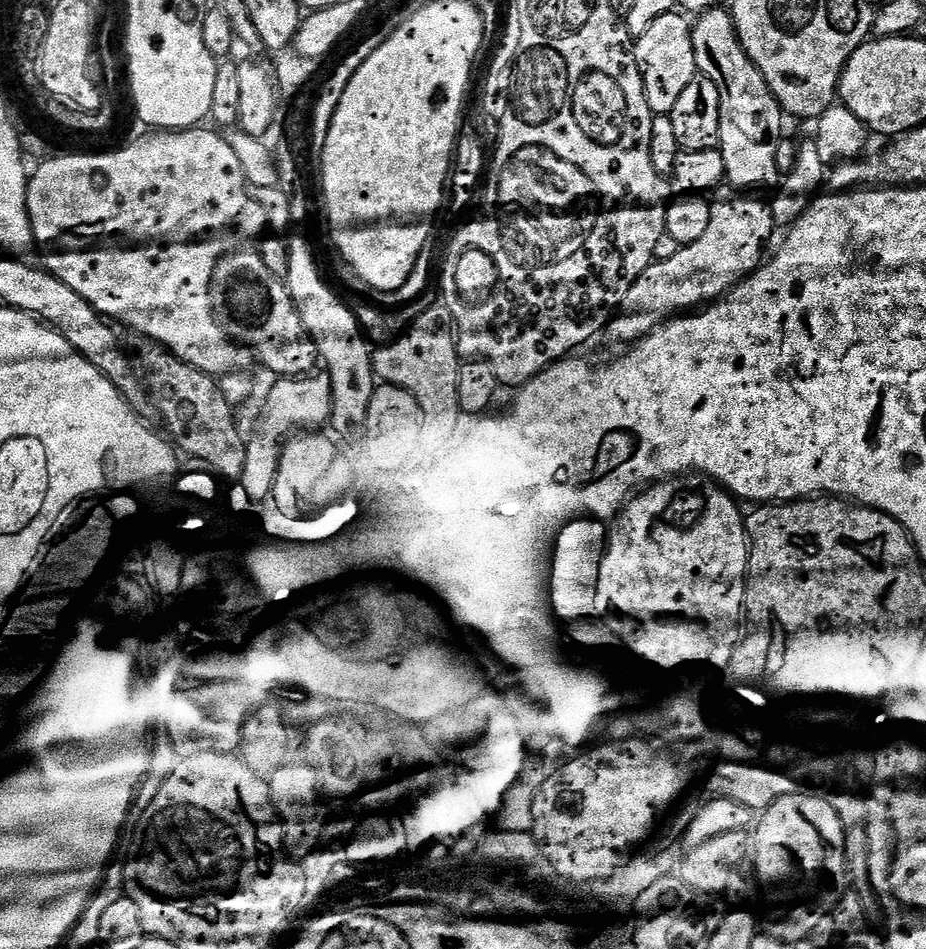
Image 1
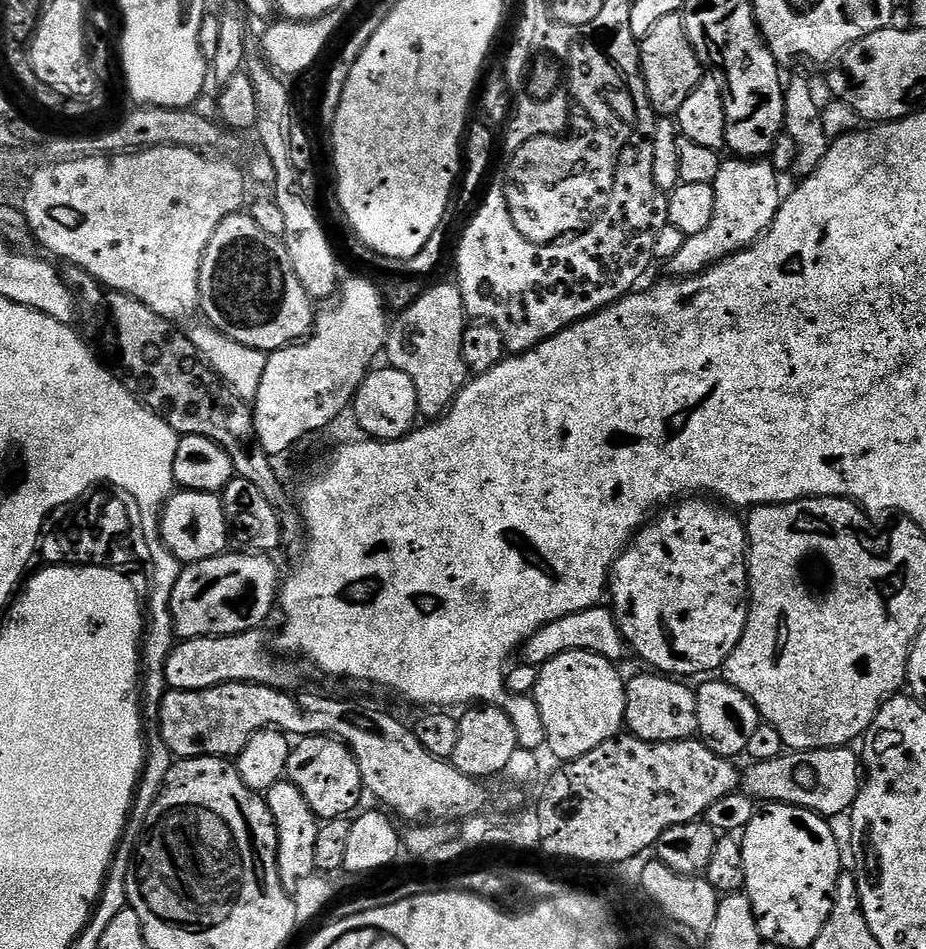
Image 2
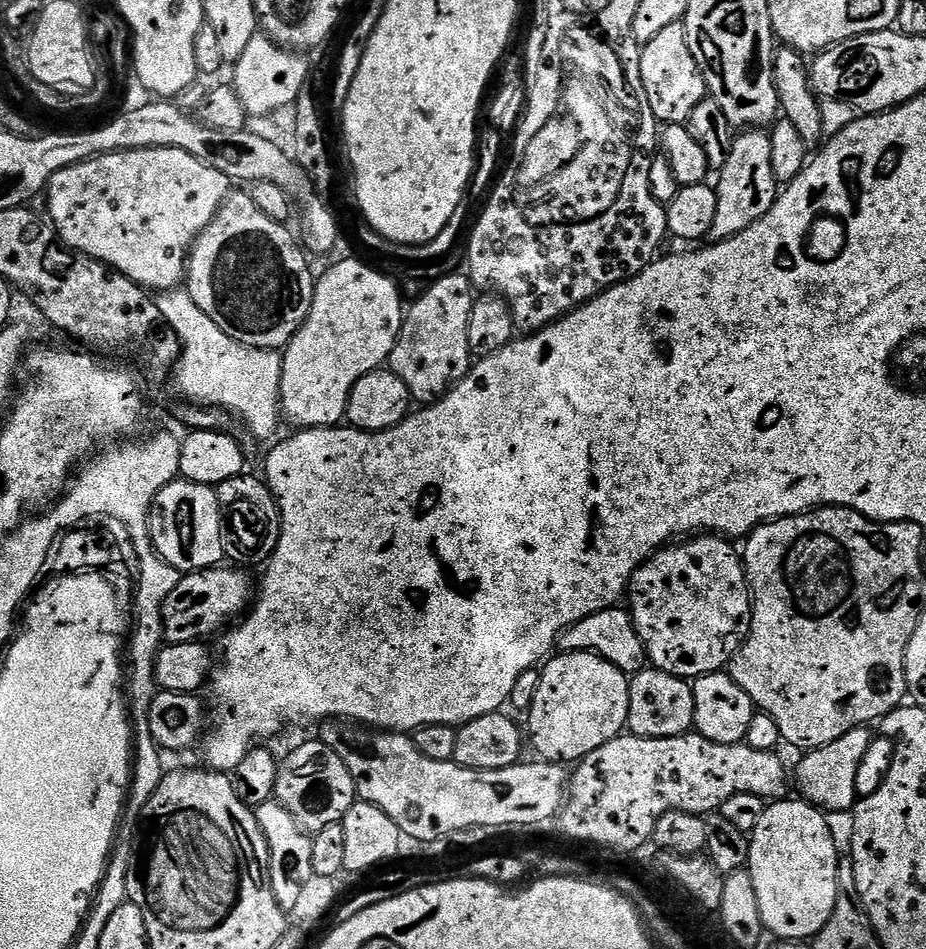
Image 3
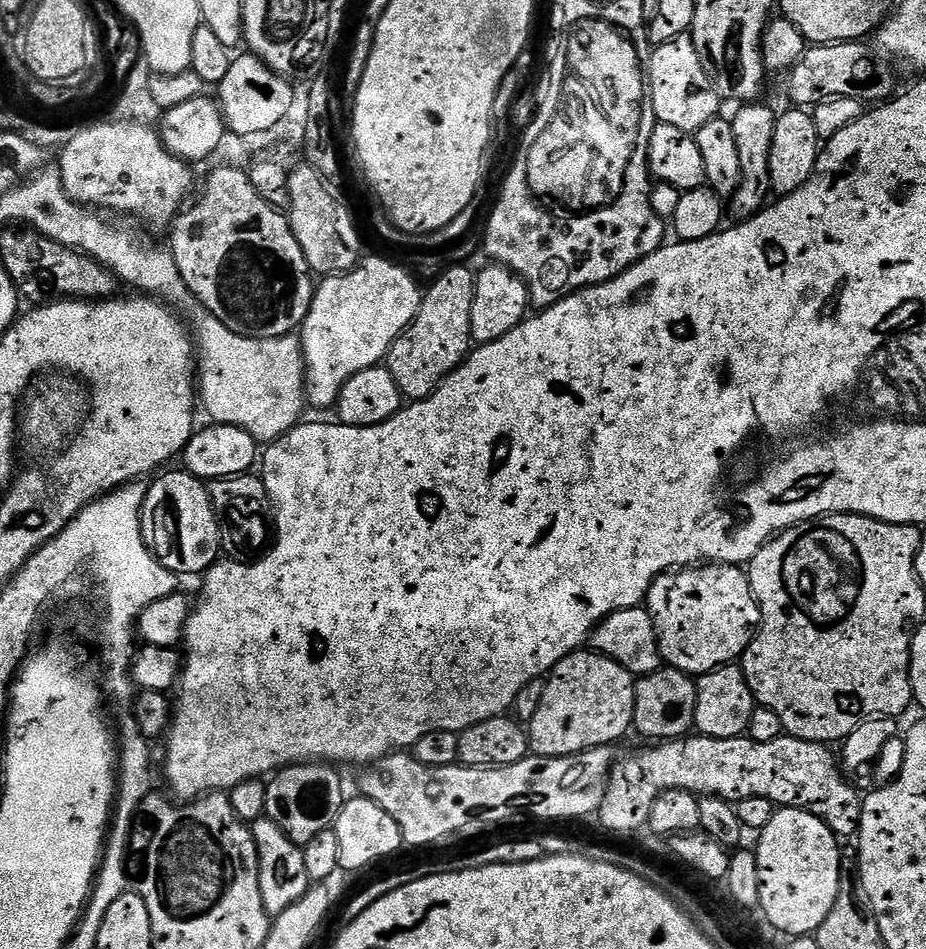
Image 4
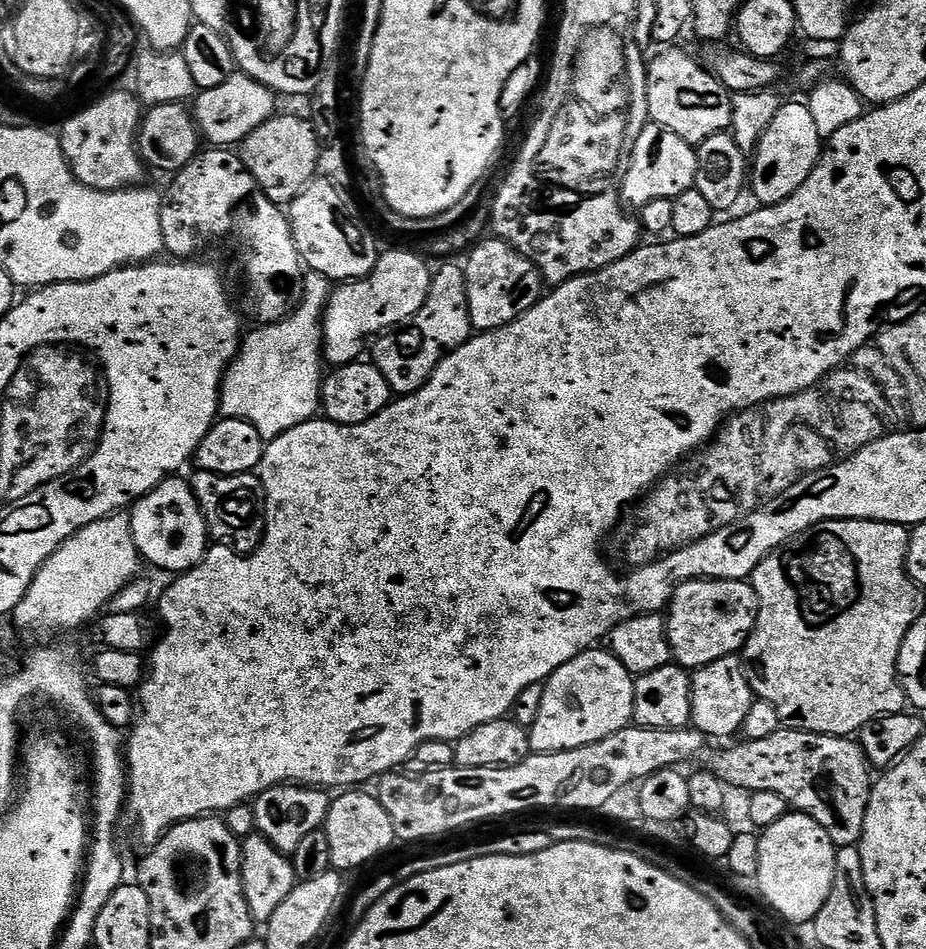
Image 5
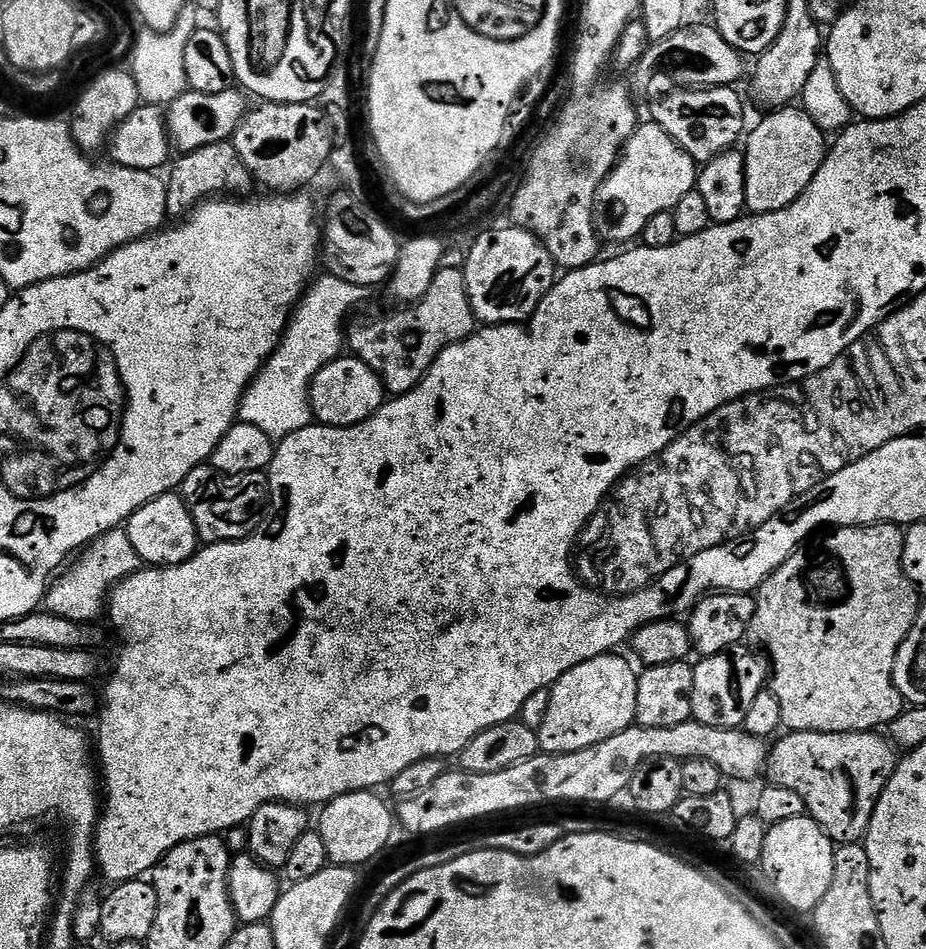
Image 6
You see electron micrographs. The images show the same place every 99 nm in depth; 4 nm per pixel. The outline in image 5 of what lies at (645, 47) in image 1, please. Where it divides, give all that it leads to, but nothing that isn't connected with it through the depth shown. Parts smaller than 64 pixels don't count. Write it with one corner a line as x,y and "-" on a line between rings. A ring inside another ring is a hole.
672,46
661,56
651,57
648,64
648,119
662,126
678,138
693,146
699,146
719,132
728,132
732,127
732,97
721,80
712,75
703,63
700,64
680,46

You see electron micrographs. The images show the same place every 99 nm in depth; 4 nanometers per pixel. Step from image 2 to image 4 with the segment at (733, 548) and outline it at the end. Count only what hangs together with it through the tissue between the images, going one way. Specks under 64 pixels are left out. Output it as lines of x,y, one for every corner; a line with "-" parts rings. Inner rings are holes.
705,563
664,573
650,586
646,607
652,615
656,627
656,641
660,647
661,661
667,667
687,672
693,678
699,678
705,672
723,668
725,664
739,661
756,637
760,626
760,603
752,593
748,573
743,567
734,564

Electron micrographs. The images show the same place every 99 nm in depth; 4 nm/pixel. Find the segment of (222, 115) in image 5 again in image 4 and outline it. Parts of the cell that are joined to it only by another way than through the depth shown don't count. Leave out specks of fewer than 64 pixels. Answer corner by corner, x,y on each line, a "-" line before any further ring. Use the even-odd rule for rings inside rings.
243,55
233,59
230,70
226,70
226,78
222,78
218,85
218,103
227,131
238,135
261,133
277,125
285,117
295,92
295,87
289,81
267,68
258,57

